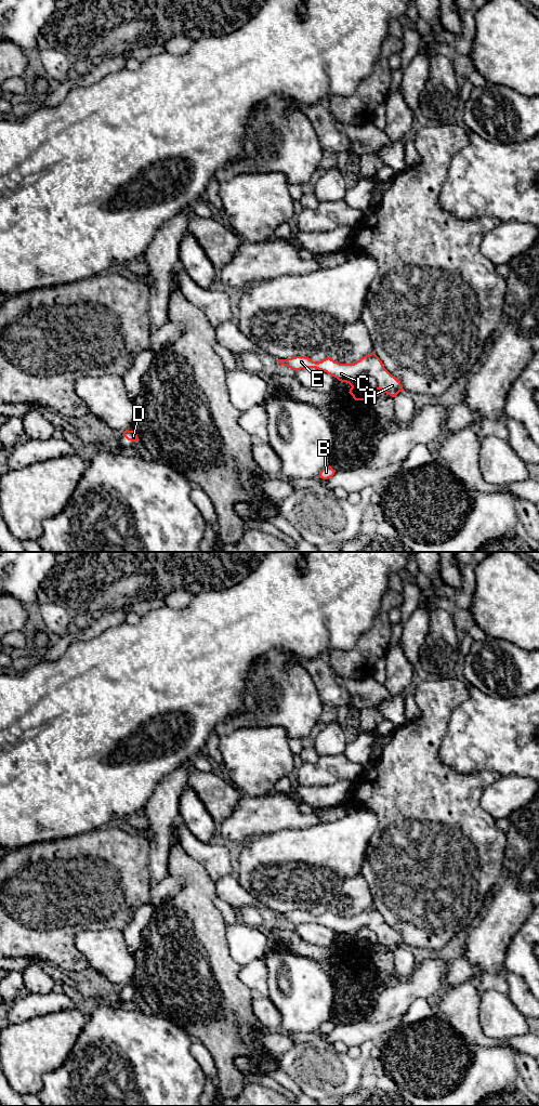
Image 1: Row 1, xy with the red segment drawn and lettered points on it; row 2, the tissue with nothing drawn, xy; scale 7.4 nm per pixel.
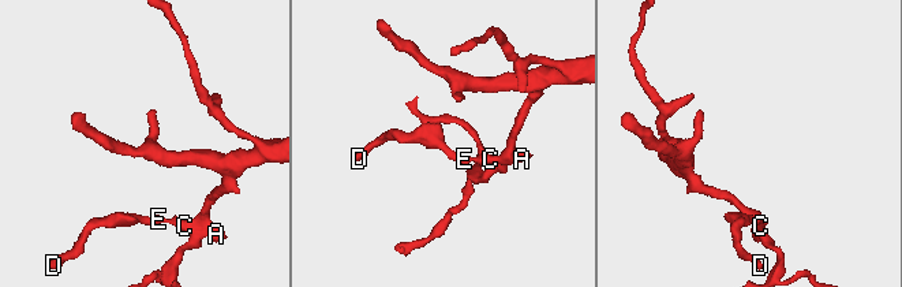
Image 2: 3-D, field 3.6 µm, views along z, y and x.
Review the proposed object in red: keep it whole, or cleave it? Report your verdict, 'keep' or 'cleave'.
cleave

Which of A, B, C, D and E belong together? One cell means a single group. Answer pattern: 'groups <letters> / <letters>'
groups A C D E / B

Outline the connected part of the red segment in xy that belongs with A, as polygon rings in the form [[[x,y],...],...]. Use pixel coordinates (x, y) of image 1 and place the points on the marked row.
[[[372,352],[361,357],[354,364],[340,364],[330,356],[321,361],[313,361],[306,356],[295,356],[288,359],[277,359],[278,364],[287,366],[295,371],[307,368],[316,368],[337,378],[341,382],[346,382],[351,386],[355,384],[358,377],[368,374],[374,378],[379,384],[379,390],[395,397],[404,391],[400,382],[392,376],[383,366],[380,358]]]

